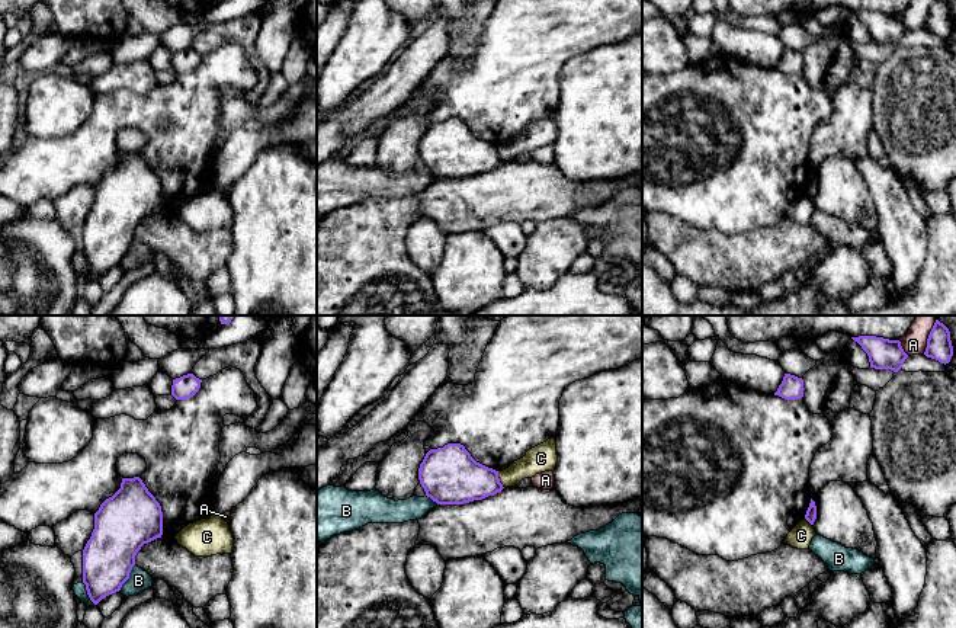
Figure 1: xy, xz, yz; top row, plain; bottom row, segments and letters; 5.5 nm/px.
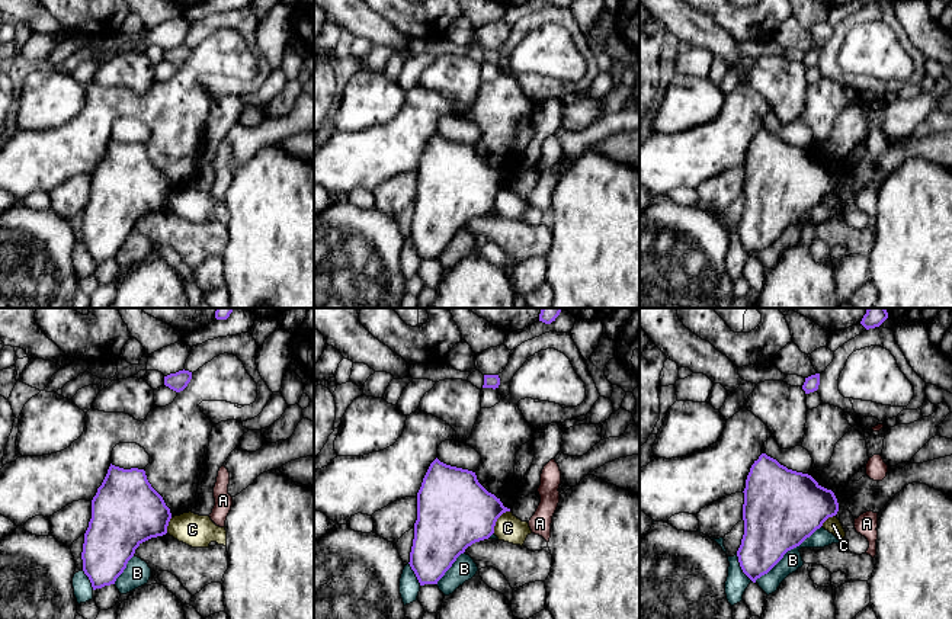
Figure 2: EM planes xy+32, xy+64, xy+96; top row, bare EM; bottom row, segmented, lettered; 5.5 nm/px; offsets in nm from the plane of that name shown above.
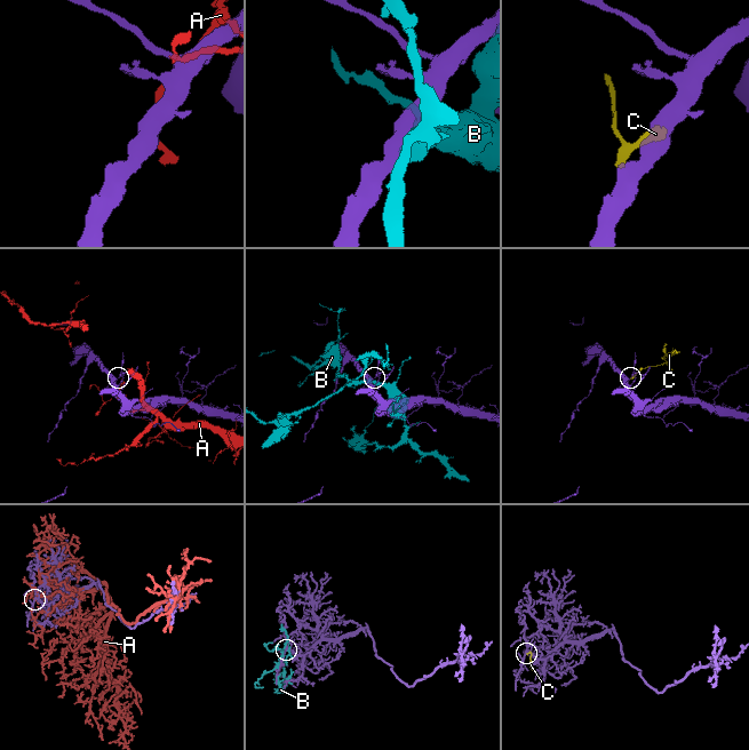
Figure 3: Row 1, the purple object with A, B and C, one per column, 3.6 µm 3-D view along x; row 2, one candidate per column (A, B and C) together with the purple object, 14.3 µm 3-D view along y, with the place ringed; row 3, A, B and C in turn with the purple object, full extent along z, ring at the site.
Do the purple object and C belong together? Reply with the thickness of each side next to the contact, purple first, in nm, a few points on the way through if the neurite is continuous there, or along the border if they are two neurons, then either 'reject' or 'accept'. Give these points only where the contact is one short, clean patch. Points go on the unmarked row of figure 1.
300 nm thick on the purple side, 150 nm on the other; border along xz (497, 146), (499, 156), (504, 162); reject

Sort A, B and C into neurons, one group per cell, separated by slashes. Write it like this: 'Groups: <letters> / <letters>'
Groups: A / B / C

